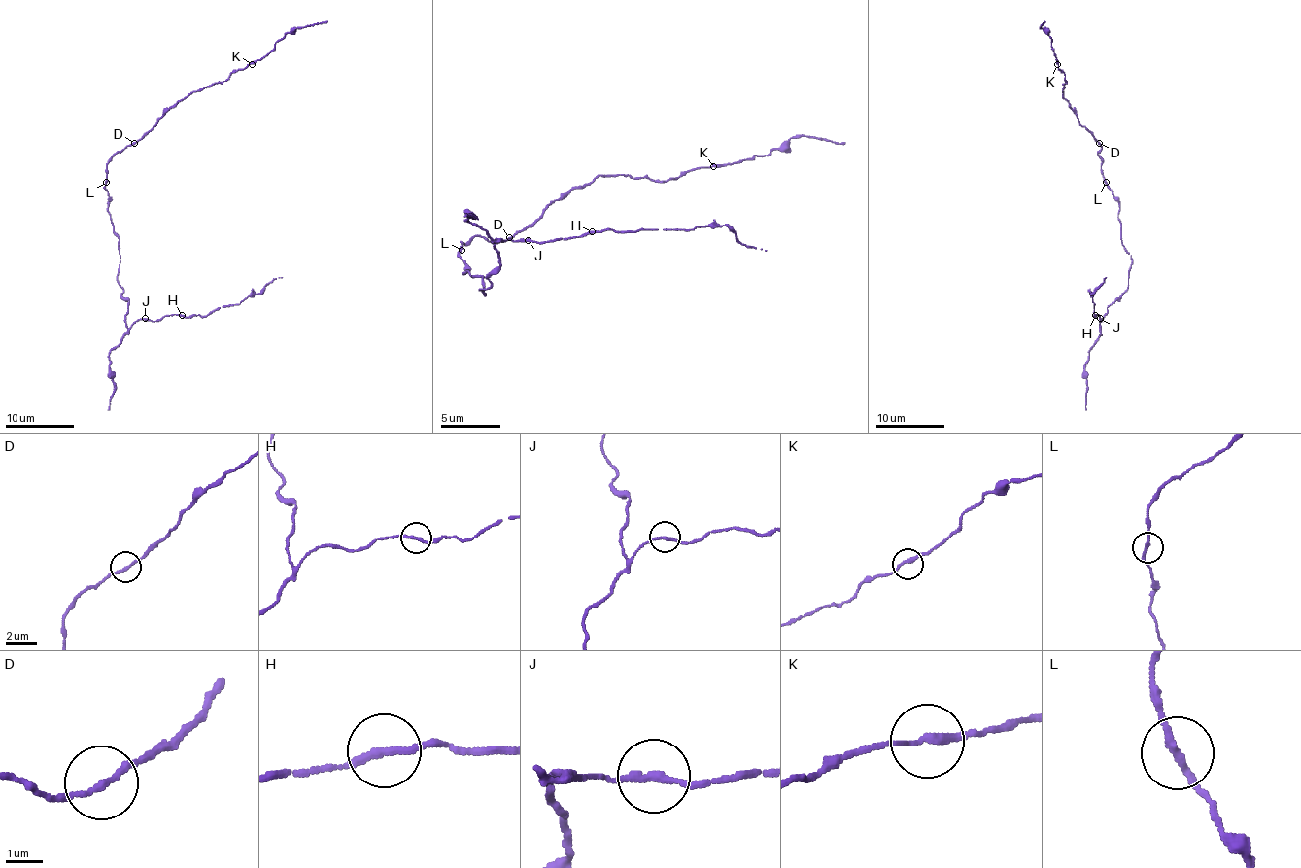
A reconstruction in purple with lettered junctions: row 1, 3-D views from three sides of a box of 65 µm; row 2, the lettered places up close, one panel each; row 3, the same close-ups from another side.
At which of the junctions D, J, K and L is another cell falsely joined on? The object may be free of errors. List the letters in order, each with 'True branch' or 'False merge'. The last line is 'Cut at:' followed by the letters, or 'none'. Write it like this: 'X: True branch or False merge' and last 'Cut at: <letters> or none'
D: True branch
J: True branch
K: True branch
L: True branch
Cut at: none

